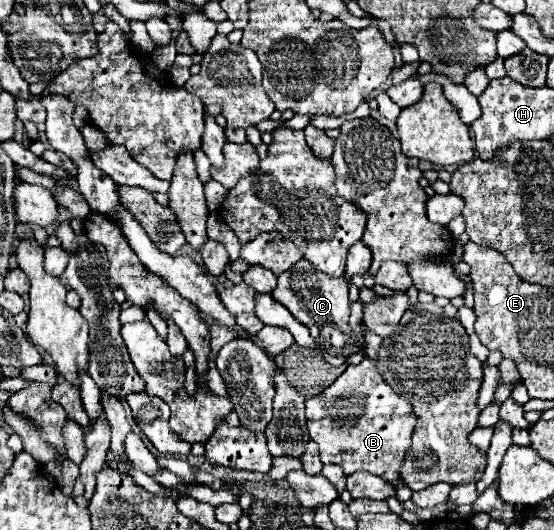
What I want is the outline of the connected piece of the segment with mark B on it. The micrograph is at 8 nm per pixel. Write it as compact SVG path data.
M373 359L349 365L329 389L305 401L305 413L309 435L319 445L323 463L339 465L345 475L367 471L385 481L397 479L403 455L411 443L415 415L409 403L393 393L381 375L377 375Z

